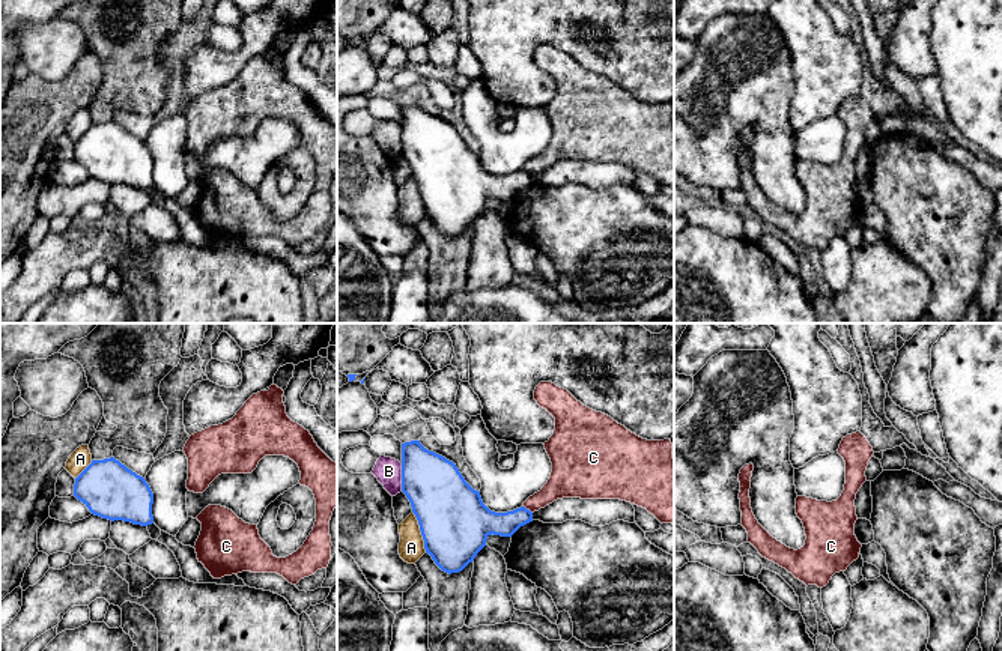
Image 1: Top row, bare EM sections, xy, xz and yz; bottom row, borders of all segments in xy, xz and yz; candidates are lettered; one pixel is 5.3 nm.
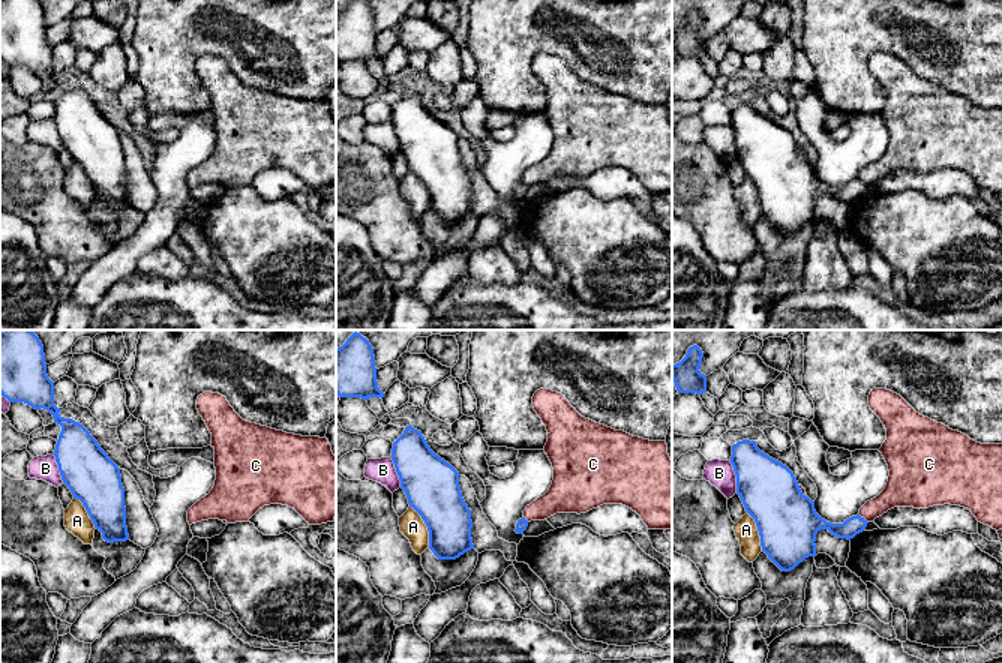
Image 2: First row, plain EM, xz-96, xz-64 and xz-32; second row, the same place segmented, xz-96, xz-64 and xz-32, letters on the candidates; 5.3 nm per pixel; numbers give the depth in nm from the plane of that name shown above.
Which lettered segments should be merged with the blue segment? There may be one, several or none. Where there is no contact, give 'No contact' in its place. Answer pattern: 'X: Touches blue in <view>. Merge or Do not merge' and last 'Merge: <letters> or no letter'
A: Touches blue in xz. Do not merge
B: Touches blue in xz. Do not merge
C: Touches blue in xz. Do not merge
Merge: no letter

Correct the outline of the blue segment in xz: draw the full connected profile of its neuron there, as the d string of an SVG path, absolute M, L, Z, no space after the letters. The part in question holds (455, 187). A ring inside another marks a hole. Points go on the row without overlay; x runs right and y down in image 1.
M420 104L402 107L402 155L418 183L426 216L448 238L459 236L472 226L489 198L512 200L521 189L533 185L533 176L525 170L507 176L490 174L454 126L426 113Z

